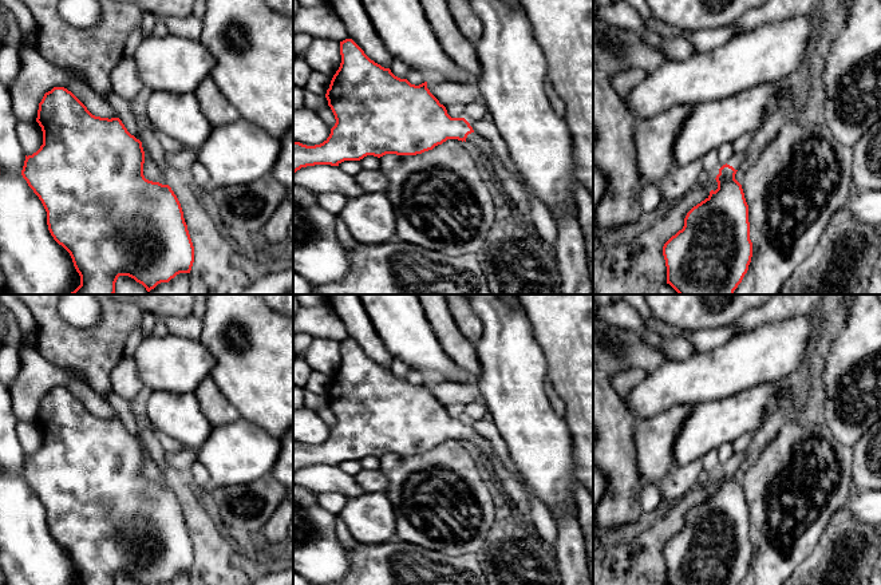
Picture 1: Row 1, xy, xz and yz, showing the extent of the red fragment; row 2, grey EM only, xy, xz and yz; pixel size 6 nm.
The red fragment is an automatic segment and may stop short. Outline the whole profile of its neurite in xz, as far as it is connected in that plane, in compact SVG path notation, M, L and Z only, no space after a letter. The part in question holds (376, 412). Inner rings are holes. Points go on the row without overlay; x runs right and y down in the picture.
M352 340L340 341L341 363L333 375L325 398L336 423L320 444L307 446L293 440L293 474L315 465L339 466L344 461L360 461L367 455L416 455L432 450L447 439L465 440L477 448L477 458L489 469L491 481L513 501L519 517L534 526L530 502L522 485L497 456L493 444L477 434L465 418L451 418L427 388L427 382L415 386L395 376L390 368L371 360Z

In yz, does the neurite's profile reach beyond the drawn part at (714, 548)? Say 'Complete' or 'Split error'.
Split error

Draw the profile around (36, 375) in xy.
M20 345L20 355L20 369L9 388L12 411L17 420L36 420L39 403L54 387L71 391L95 416L118 418L115 408L84 380L74 379L51 364L37 348Z

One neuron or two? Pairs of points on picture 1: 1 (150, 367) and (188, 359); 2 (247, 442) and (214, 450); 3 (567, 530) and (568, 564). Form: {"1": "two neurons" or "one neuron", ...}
{"1": "one neuron", "2": "one neuron", "3": "one neuron"}

